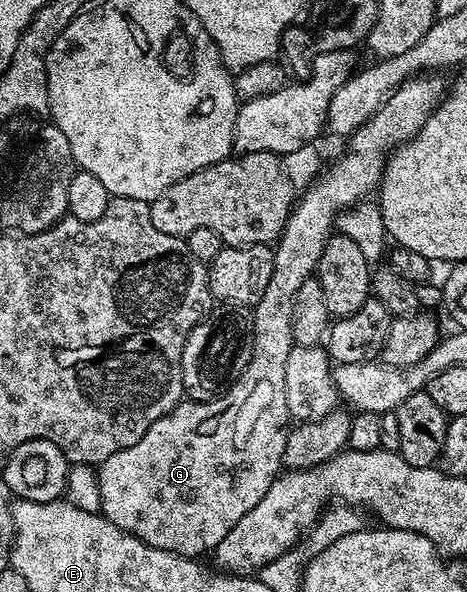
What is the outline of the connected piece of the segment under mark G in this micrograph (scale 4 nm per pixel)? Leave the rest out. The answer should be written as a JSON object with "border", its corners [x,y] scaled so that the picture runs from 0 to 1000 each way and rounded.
{"border":[[[916,120],[906,127],[882,130],[869,140],[861,140],[844,154],[844,160],[835,160],[831,172],[827,172],[792,203],[784,208],[775,208],[775,215],[767,215],[767,221],[758,221],[752,231],[743,233],[741,245],[745,245],[745,253],[741,253],[739,258],[704,282],[704,285],[700,280],[700,284],[662,311],[660,318],[640,328],[638,338],[627,345],[625,360],[617,365],[612,383],[600,392],[600,405],[589,409],[587,414],[587,458],[578,458],[578,478],[570,478],[570,492],[561,492],[561,505],[552,505],[552,512],[540,522],[540,598],[535,600],[535,606],[527,613],[527,620],[518,627],[514,639],[507,640],[473,671],[463,671],[456,677],[388,676],[385,682],[373,686],[362,698],[347,701],[347,708],[332,711],[321,721],[321,728],[313,728],[313,735],[304,735],[304,742],[296,742],[296,748],[287,748],[287,755],[270,755],[261,762],[244,762],[244,769],[236,769],[236,775],[227,775],[210,787],[208,813],[210,823],[216,826],[216,853],[212,865],[236,883],[244,883],[244,890],[253,890],[261,897],[270,897],[278,904],[304,910],[304,917],[313,917],[321,924],[338,924],[347,931],[364,931],[366,934],[390,938],[392,941],[428,944],[435,943],[435,934],[452,936],[460,931],[467,924],[467,917],[475,917],[475,910],[484,910],[484,904],[493,904],[501,883],[510,883],[510,877],[518,877],[518,870],[527,870],[527,863],[540,861],[540,858],[557,848],[561,836],[570,836],[570,829],[578,829],[578,816],[587,816],[604,797],[608,764],[612,762],[612,742],[621,730],[621,706],[617,701],[617,689],[612,688],[612,606],[621,606],[621,593],[630,581],[625,573],[630,498],[636,495],[638,485],[647,485],[647,478],[655,478],[655,471],[675,463],[677,448],[690,438],[690,424],[698,417],[702,402],[713,399],[719,368],[726,367],[739,353],[749,353],[756,346],[769,346],[771,341],[790,338],[790,334],[812,321],[814,304],[822,294],[831,264],[837,262],[842,252],[846,252],[850,245],[876,238],[887,228],[895,228],[895,221],[908,213],[916,196],[921,196],[923,191],[940,181],[944,171],[951,169],[955,162],[955,137],[951,144],[951,137],[942,130],[949,128]]]}

